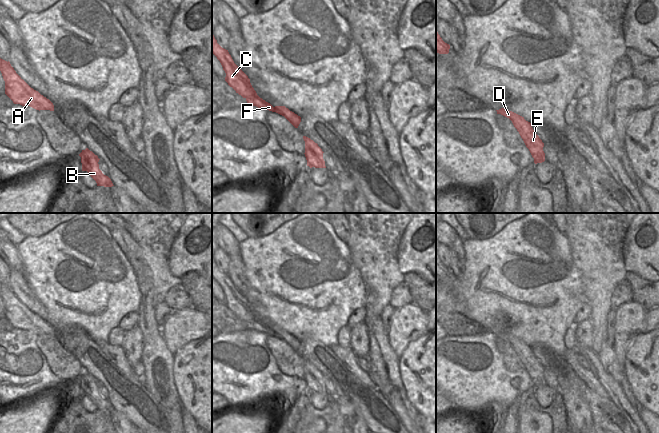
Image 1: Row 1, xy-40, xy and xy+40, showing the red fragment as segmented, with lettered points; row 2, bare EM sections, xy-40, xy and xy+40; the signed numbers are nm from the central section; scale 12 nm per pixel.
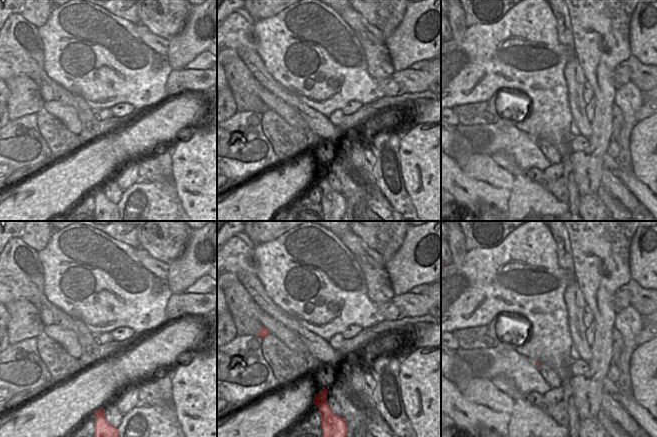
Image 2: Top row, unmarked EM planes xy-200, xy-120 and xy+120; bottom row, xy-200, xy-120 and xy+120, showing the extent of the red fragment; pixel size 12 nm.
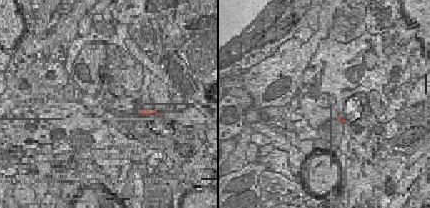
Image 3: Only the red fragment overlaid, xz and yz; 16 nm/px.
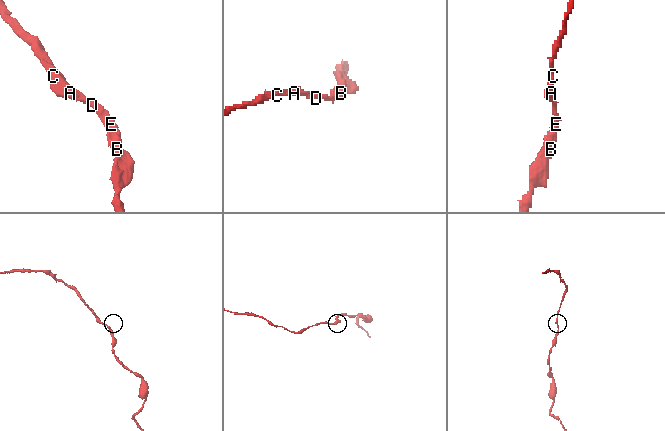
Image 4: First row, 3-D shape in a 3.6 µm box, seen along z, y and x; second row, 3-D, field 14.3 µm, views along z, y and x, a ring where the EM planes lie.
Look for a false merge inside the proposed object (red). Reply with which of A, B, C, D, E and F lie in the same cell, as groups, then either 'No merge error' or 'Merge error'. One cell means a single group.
Groups: A B C D E F. No merge error

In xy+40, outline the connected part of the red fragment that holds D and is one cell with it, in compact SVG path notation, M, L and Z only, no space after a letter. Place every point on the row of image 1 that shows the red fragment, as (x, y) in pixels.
M501 108L496 111L497 114L501 114L512 121L514 127L519 132L526 147L529 149L532 157L534 158L534 163L537 164L544 162L545 161L545 153L543 151L544 143L533 130L531 123L526 121L524 117L512 111L509 111L506 108Z

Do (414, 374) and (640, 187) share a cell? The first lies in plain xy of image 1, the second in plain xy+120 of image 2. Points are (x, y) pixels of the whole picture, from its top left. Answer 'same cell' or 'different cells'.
different cells

